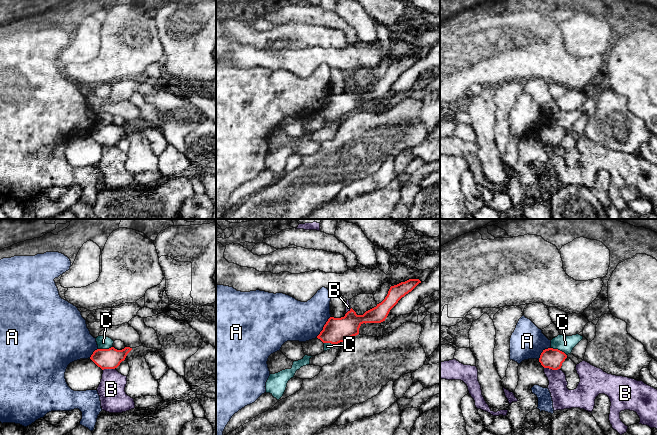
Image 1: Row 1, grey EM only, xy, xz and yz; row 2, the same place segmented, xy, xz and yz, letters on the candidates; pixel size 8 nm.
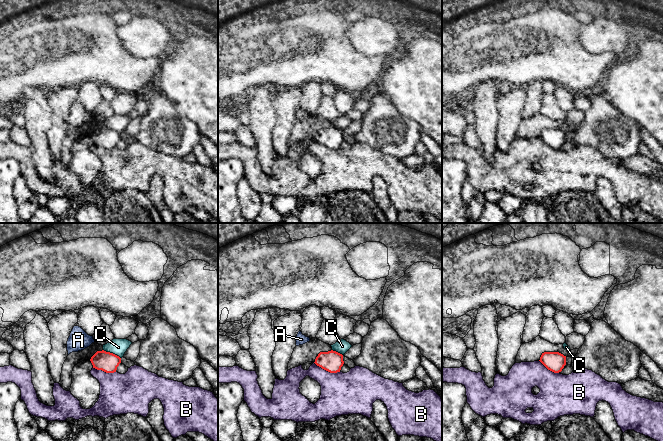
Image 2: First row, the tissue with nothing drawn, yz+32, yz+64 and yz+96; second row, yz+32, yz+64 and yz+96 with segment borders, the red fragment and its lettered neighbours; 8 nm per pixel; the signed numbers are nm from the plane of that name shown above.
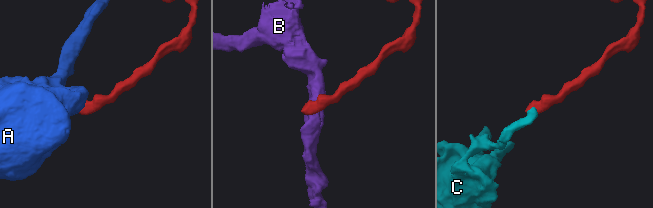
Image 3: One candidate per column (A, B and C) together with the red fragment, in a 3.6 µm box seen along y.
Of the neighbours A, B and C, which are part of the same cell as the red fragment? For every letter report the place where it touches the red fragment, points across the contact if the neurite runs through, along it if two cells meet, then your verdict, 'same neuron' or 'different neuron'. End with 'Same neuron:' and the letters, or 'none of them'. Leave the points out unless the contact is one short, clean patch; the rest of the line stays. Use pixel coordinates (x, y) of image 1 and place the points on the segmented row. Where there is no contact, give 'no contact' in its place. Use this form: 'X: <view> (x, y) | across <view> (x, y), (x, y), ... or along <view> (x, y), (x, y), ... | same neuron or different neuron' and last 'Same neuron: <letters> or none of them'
A: xz (323, 327) | along xz (330, 316), (316, 337) | different neuron
B: yz (552, 369) | along yz (544, 367), (559, 369) | different neuron
C: yz (559, 350) | along yz (551, 347), (561, 350), (566, 355) | different neuron
Same neuron: none of them

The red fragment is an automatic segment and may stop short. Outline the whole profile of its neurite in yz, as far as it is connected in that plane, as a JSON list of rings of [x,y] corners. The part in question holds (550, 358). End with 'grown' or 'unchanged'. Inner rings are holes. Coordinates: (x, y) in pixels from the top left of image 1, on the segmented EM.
[[[548,348],[541,353],[539,362],[544,368],[558,370],[566,358],[567,355],[564,352],[558,349]]]; unchanged

